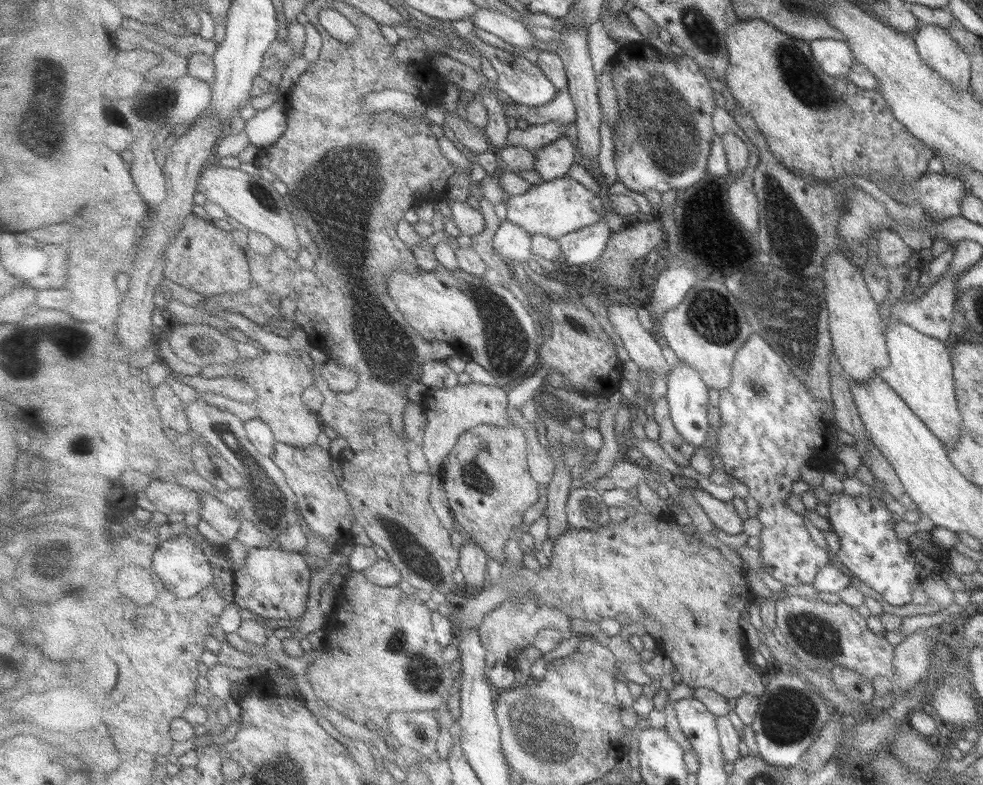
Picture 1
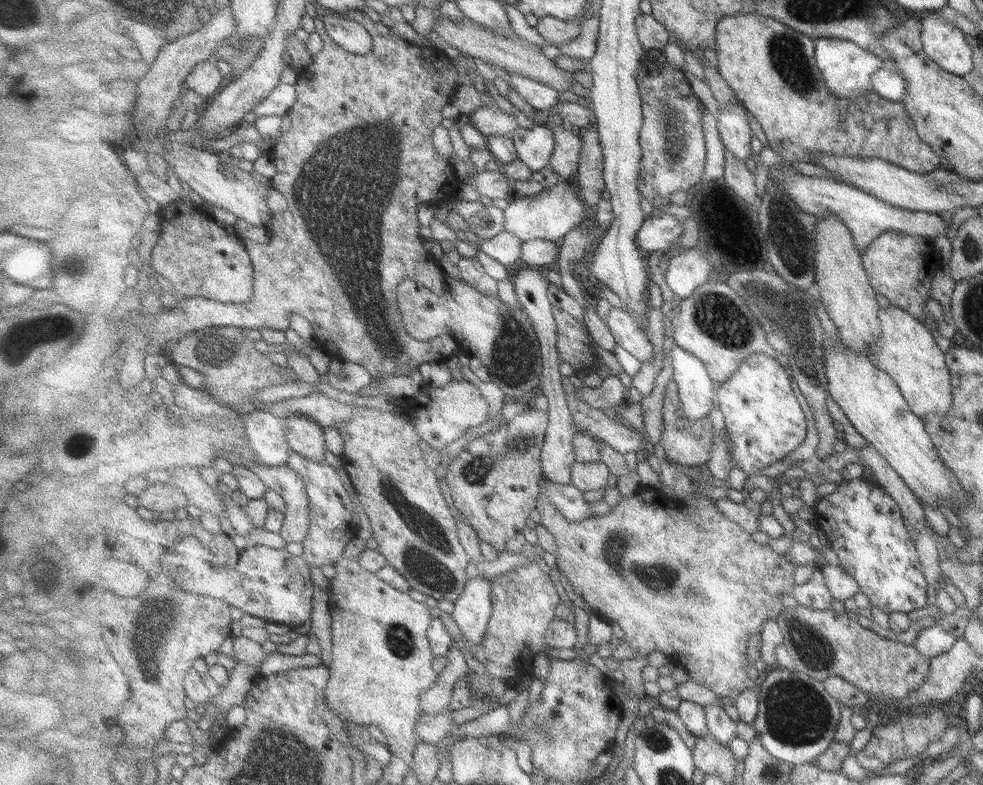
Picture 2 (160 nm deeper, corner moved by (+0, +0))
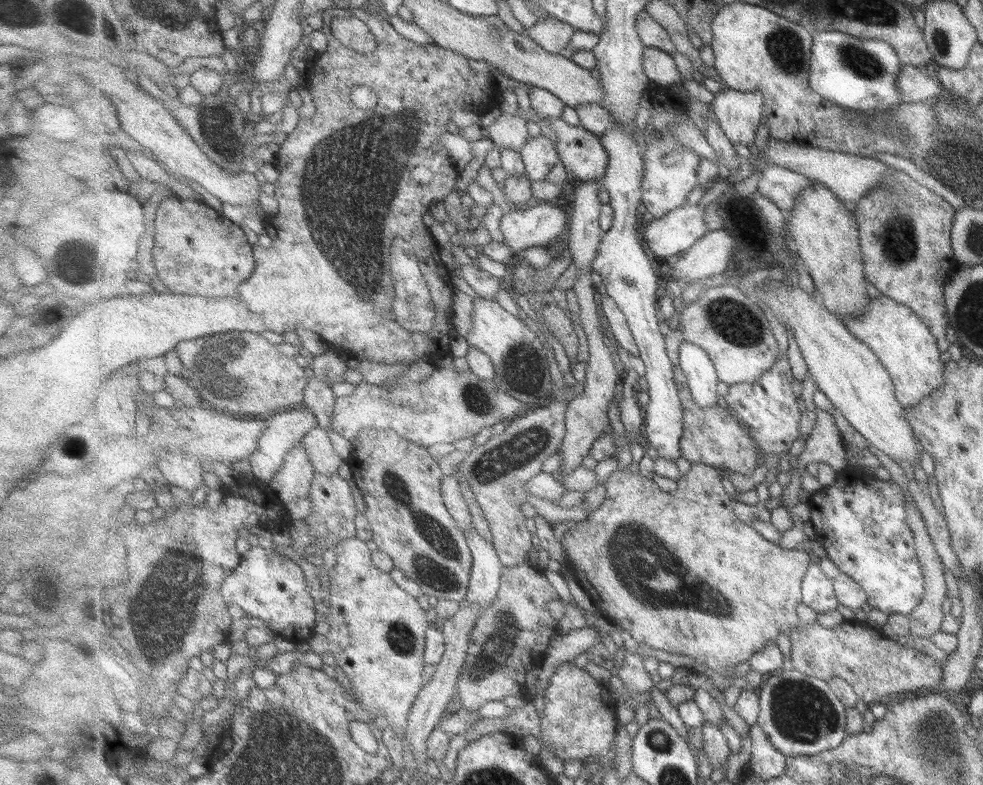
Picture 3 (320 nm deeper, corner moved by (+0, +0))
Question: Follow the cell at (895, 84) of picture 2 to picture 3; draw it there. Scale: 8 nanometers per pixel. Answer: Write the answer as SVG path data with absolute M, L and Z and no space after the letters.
M904 65L902 67L902 74L899 75L897 81L897 90L899 90L899 96L902 96L902 102L913 104L927 103L935 98L941 97L944 89L938 77L939 73L930 73L922 67Z

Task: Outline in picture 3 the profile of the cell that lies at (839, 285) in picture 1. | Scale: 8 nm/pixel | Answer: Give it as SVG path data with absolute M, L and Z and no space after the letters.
M820 182L811 183L798 196L794 209L789 211L788 226L790 236L796 242L795 252L802 259L804 266L814 280L816 292L823 306L835 314L839 320L845 322L849 316L863 316L869 308L869 294L867 294L866 267L862 255L860 226L854 212L827 185Z

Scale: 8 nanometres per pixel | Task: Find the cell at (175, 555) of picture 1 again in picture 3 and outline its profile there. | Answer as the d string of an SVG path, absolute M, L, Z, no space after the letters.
M256 545L241 554L240 565L225 578L221 591L228 604L239 606L247 616L260 618L277 635L295 645L309 642L309 638L316 634L318 612L306 573L302 565L274 547L265 549Z

